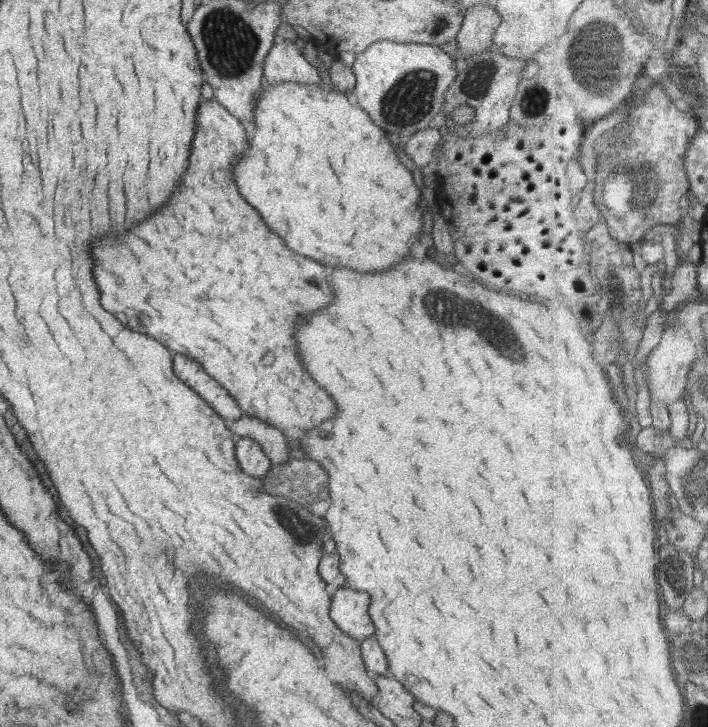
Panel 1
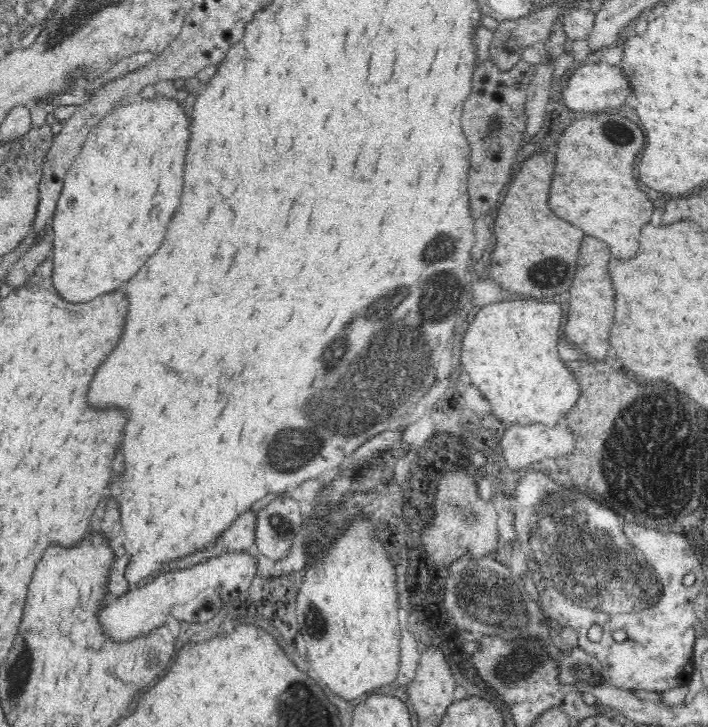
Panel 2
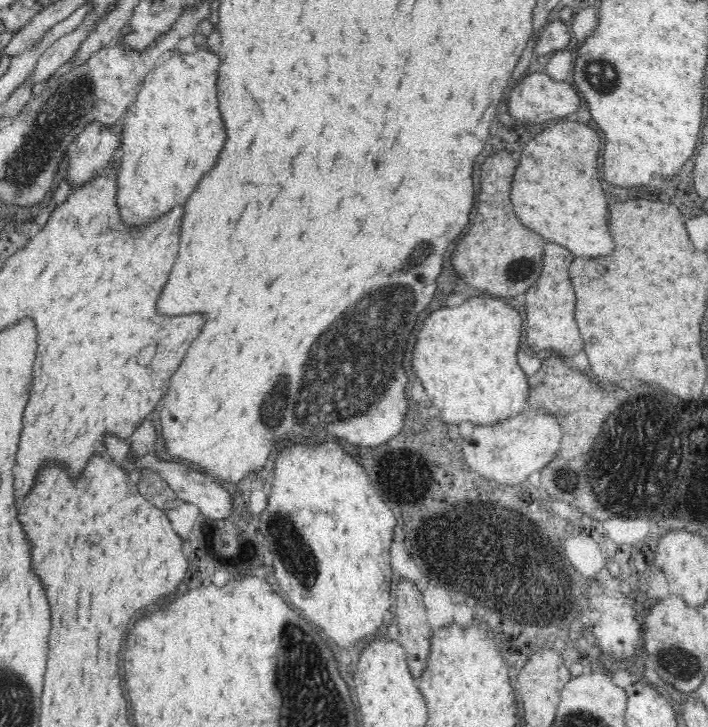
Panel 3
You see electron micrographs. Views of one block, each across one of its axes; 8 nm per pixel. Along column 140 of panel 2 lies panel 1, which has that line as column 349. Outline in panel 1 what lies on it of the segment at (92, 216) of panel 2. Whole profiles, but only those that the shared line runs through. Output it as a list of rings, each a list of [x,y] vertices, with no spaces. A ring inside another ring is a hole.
[[[262,78],[252,106],[253,122],[246,129],[248,147],[232,166],[233,182],[237,192],[293,252],[321,264],[349,266],[359,272],[389,268],[409,252],[421,230],[421,211],[417,208],[420,190],[397,160],[383,130],[353,100],[319,85],[269,85]]]

